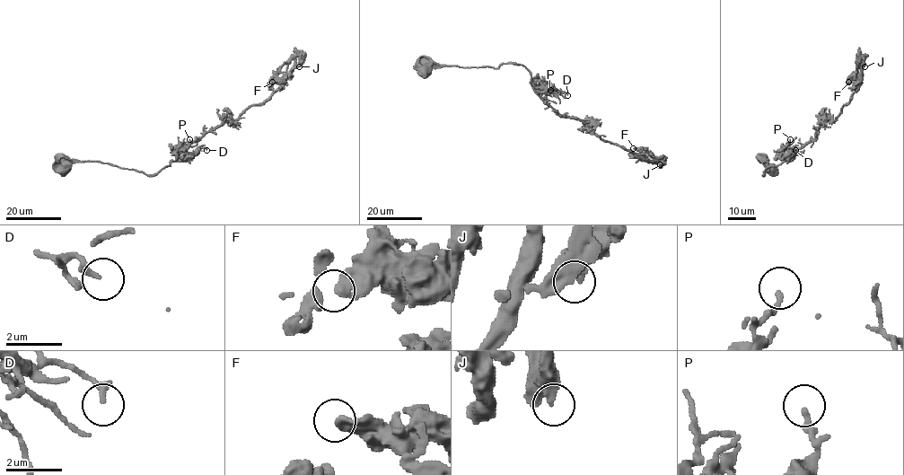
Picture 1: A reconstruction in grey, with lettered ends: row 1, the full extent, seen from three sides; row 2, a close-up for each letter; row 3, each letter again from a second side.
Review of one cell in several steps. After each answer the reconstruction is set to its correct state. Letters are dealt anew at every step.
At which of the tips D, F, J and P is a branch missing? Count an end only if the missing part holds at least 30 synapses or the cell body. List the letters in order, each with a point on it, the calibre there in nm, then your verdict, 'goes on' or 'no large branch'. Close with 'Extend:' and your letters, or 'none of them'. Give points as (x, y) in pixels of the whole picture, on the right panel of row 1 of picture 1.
D: (795, 150) | 220 nm | no large branch
F: (848, 82) | 400 nm | no large branch
J: (864, 66) | 440 nm | no large branch
P: (790, 139) | 190 nm | no large branch
Extend: none of them

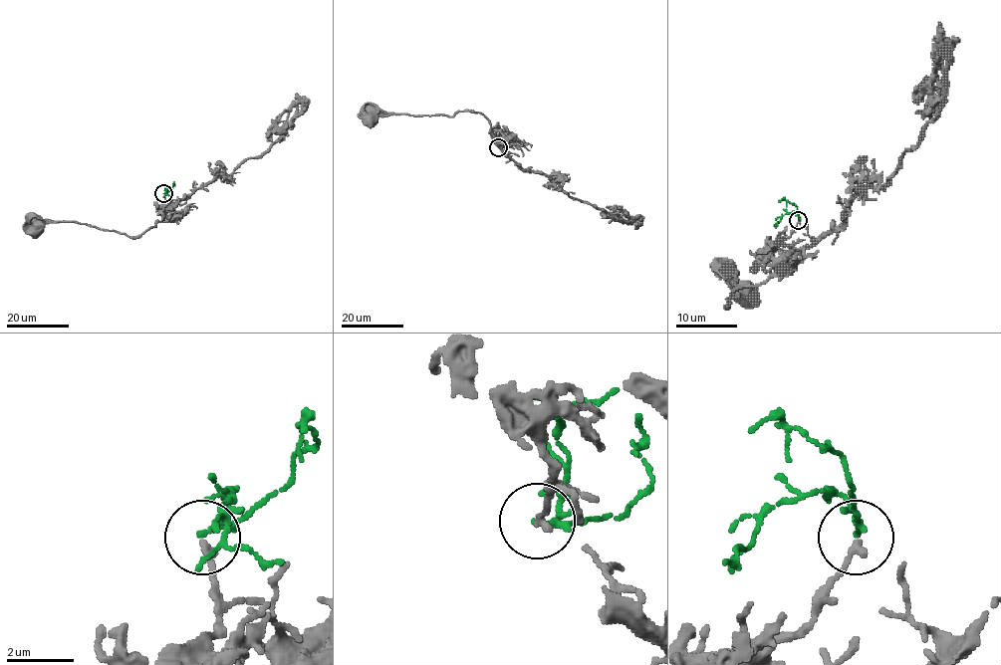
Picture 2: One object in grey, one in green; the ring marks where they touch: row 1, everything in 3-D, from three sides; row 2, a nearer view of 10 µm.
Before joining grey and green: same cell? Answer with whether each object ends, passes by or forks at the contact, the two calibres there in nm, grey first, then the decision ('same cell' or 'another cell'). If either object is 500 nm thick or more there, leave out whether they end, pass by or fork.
grey ends there; green passes by; 240 nm thick on the grey side, 160 nm on the other; another cell

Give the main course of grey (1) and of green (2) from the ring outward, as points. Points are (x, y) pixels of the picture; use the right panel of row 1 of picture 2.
1: (798, 221), (777, 247), (780, 275), (740, 285), (725, 305), (737, 295), (733, 276), (725, 279), (743, 295)
2: (798, 220), (797, 208), (783, 198), (779, 201)

